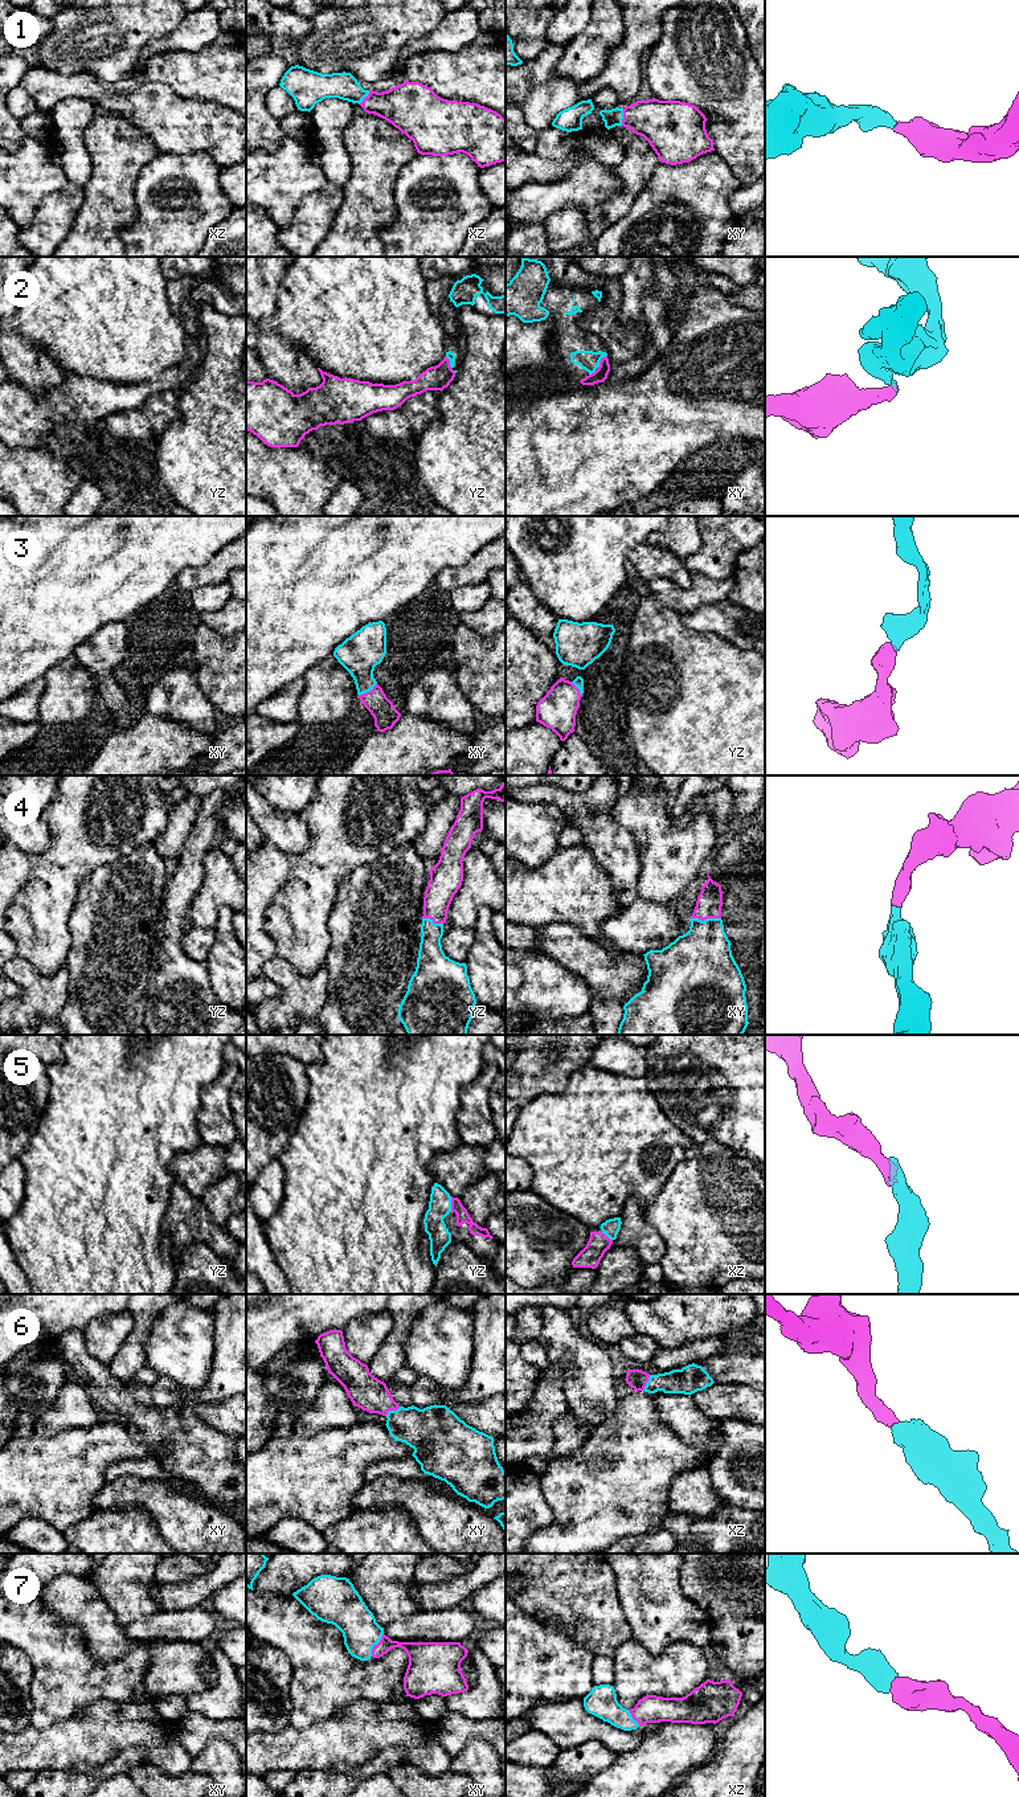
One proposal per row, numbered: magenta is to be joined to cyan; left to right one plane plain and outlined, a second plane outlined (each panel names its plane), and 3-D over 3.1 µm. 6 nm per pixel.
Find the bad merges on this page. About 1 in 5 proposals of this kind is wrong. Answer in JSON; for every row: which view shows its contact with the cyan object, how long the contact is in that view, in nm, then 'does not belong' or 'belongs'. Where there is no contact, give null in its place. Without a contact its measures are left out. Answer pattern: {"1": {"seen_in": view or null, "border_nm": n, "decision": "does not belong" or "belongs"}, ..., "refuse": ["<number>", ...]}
{"1": {"seen_in": "xy", "border_nm": 110, "decision": "belongs"}, "2": {"seen_in": "xy", "border_nm": 100, "decision": "belongs"}, "3": {"seen_in": "xy", "border_nm": 140, "decision": "belongs"}, "4": {"seen_in": "xy", "border_nm": 180, "decision": "belongs"}, "5": {"seen_in": "yz", "border_nm": 100, "decision": "belongs"}, "6": {"seen_in": "xy", "border_nm": 110, "decision": "belongs"}, "7": {"seen_in": "xy", "border_nm": 160, "decision": "belongs"}, "refuse": []}

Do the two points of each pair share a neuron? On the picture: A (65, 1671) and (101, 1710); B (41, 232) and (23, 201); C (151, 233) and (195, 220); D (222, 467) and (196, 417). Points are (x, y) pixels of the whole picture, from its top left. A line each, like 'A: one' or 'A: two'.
A: two
B: two
C: one
D: one

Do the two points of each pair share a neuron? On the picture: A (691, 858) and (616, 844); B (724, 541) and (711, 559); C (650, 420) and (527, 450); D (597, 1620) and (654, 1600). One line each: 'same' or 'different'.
A: different
B: same
C: same
D: different

